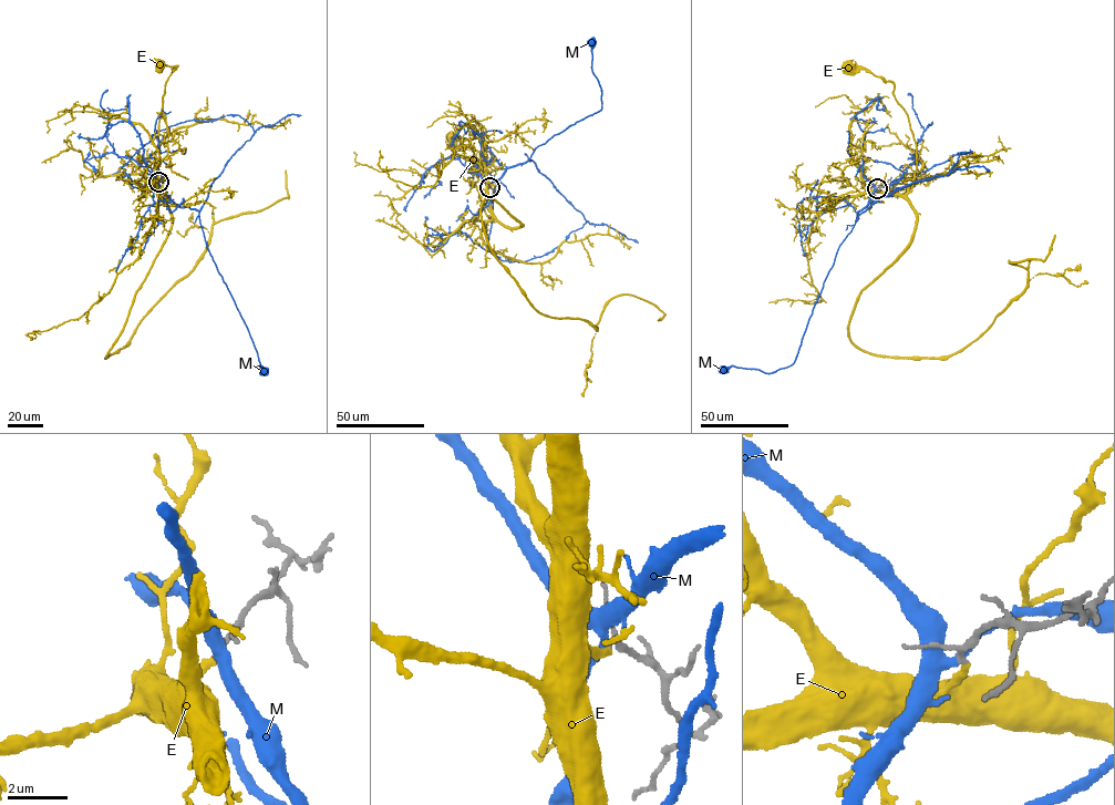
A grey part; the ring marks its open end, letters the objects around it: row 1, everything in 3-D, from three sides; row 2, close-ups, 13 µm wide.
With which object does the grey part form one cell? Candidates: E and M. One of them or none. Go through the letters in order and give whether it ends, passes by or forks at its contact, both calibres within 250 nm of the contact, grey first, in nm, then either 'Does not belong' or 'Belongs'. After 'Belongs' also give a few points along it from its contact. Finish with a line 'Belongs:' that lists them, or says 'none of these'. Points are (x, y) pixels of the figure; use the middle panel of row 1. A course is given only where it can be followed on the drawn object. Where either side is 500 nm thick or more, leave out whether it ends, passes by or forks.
E: It passes by. Thickness 180 nm (grey) against 180 nm. Belongs. Its course: (488, 187), (487, 197), (494, 222), (487, 216), (478, 197), (475, 166), (455, 151), (451, 137)
M: It passes by. Thickness 190 nm (grey) against 320 nm. Does not belong
Belongs: E

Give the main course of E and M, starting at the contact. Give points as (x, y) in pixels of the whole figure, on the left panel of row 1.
E: (158, 182), (152, 183), (163, 95), (174, 68), (159, 66)
M: (158, 182), (177, 205), (199, 213), (206, 245), (247, 328), (260, 363), (257, 367), (262, 367), (265, 371)

